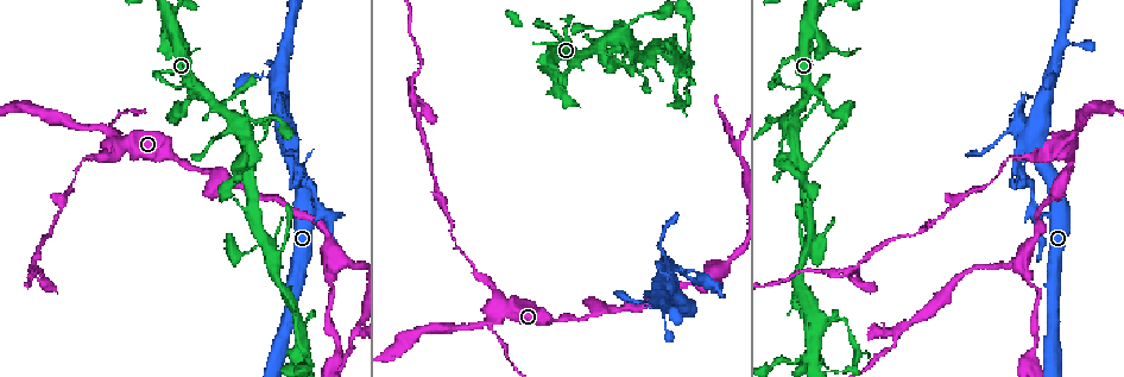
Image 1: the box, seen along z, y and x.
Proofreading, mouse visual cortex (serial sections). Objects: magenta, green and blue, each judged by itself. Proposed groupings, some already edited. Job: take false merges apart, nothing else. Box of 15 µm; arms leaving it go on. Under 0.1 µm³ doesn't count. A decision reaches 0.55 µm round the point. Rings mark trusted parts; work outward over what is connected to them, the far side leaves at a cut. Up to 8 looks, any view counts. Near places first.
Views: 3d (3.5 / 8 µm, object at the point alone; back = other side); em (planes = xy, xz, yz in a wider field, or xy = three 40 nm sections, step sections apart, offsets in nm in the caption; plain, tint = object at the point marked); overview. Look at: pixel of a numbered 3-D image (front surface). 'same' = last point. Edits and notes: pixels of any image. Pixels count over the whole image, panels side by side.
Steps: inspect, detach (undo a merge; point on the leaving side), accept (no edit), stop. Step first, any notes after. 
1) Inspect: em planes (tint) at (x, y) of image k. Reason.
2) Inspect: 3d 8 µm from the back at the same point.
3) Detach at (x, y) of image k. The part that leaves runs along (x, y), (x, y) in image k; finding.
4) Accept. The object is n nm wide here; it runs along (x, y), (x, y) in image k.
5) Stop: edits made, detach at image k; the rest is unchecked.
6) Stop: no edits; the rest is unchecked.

Inspect: 3d 3.5 µm at (333, 295) of image 1. Abrupt turn.

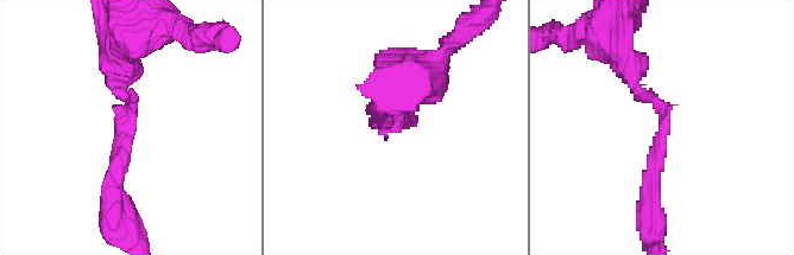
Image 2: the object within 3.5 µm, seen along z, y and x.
Inspect: em xy step 1 (tint) at (397, 123) of image 2. The arms are 200, 300 nm wide.

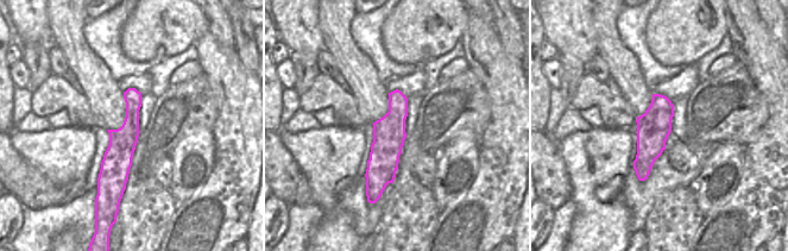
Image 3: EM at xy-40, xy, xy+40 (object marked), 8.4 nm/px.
Accept. Continuous, no second cell.

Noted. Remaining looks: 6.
Inspect: 3d 3.5 µm from the back at (1066, 144) of image 1.

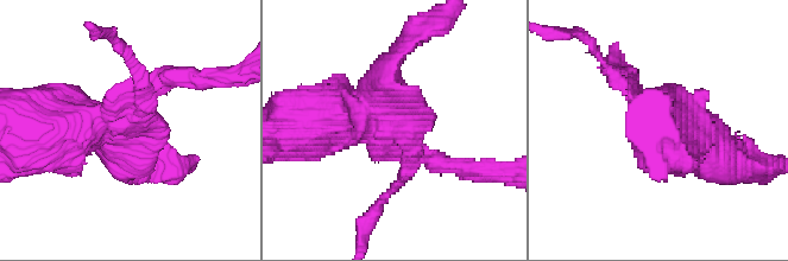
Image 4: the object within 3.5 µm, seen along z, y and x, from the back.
Inspect: em xy step 3 (tint) at (377, 118) of image 4. Now the EM.

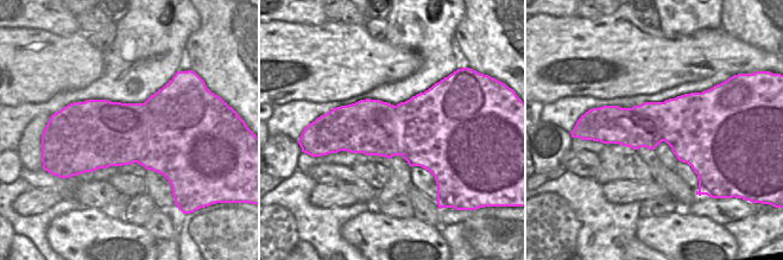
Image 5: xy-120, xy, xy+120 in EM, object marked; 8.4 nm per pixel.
Detach at (396, 82) of image 4. The object is 550 nm wide here; the part that leaves runs along (367, 102), (378, 69), (429, 26) in image 4; two cells meet here.

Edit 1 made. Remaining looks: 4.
Inspect: 3d 3.5 µm from the back at (241, 122) of image 1. Abrupt turn.

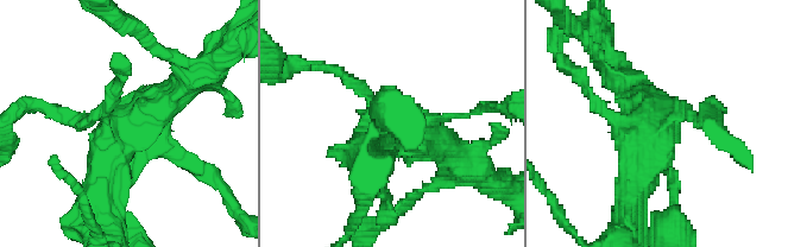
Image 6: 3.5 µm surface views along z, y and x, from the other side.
Inspect: em xy step 1 (tint) at (128, 116) of image 6. Need the tissue.

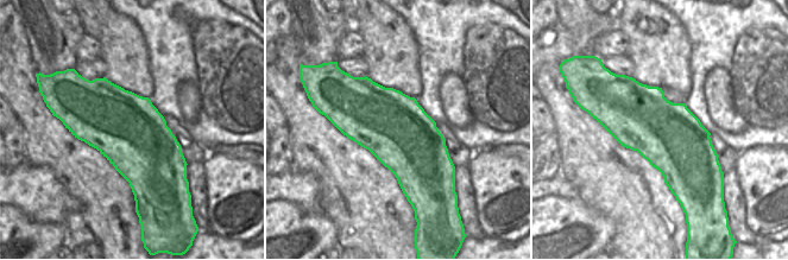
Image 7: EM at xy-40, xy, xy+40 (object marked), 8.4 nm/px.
Inspect: em xy step 2 (tint) at the same point. Cut it another way.

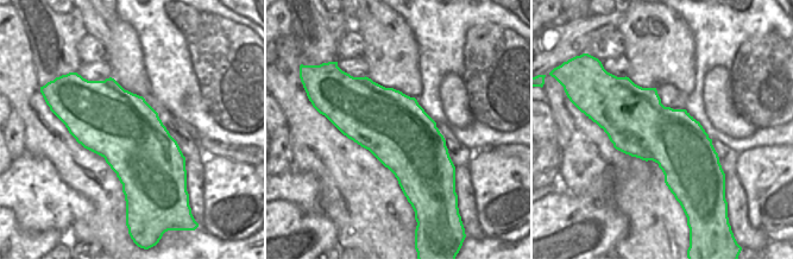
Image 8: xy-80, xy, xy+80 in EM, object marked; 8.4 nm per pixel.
Accept. It runs along (199, 74), (114, 135), (100, 179) in image 6; continuous, no second cell.

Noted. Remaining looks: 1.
Stop: edits made, detach at image 4; the rest is unchecked.

